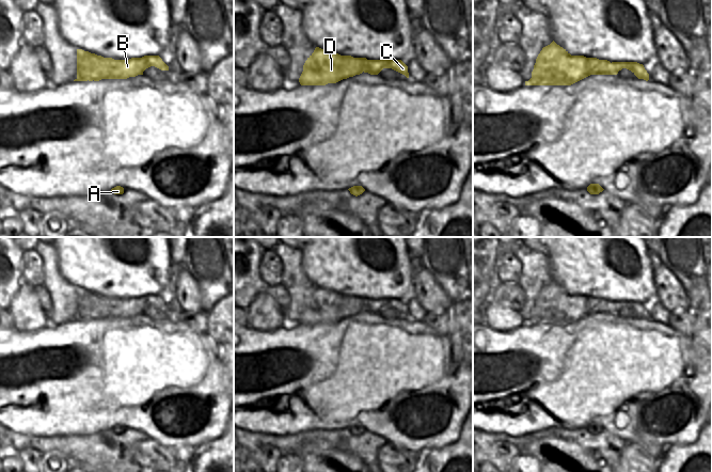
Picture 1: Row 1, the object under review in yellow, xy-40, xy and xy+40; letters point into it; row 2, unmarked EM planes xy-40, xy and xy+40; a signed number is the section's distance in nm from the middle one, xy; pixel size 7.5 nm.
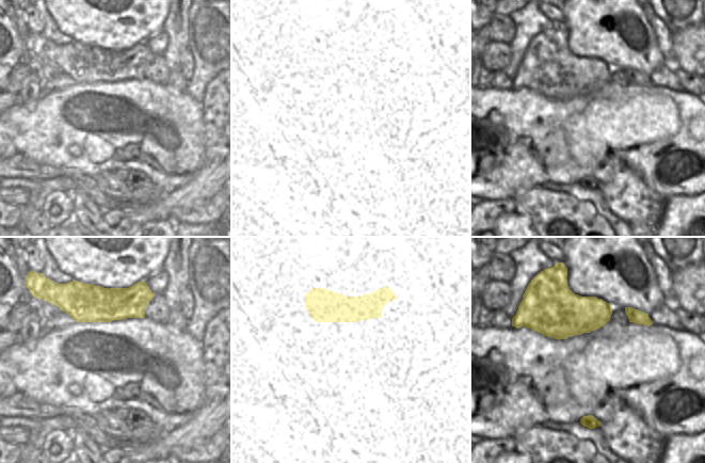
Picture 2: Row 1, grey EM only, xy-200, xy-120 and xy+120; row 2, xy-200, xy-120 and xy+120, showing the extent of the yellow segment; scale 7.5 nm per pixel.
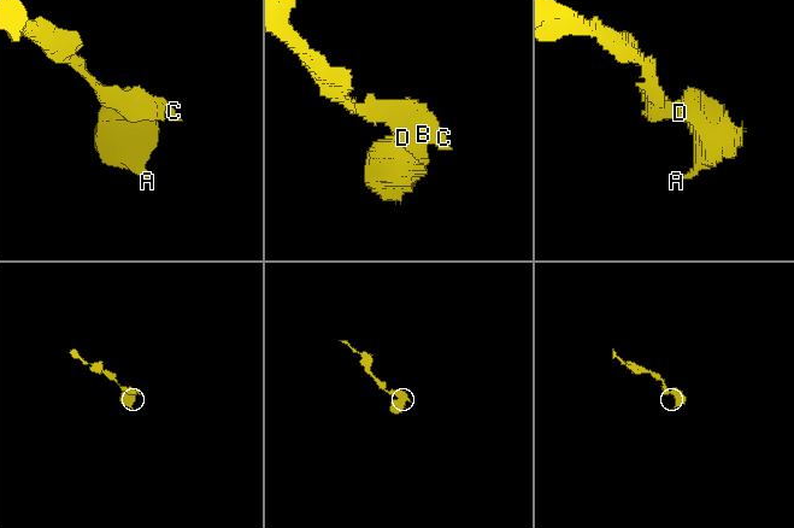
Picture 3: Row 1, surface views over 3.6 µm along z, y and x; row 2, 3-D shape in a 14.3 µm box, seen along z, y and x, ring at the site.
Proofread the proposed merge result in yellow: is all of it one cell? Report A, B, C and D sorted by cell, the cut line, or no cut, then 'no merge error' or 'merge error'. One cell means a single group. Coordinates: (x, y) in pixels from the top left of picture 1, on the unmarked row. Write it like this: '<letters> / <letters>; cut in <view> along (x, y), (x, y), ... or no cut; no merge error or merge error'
A D / B C; cut in xy along (369, 299), (365, 302), (363, 310); merge error

